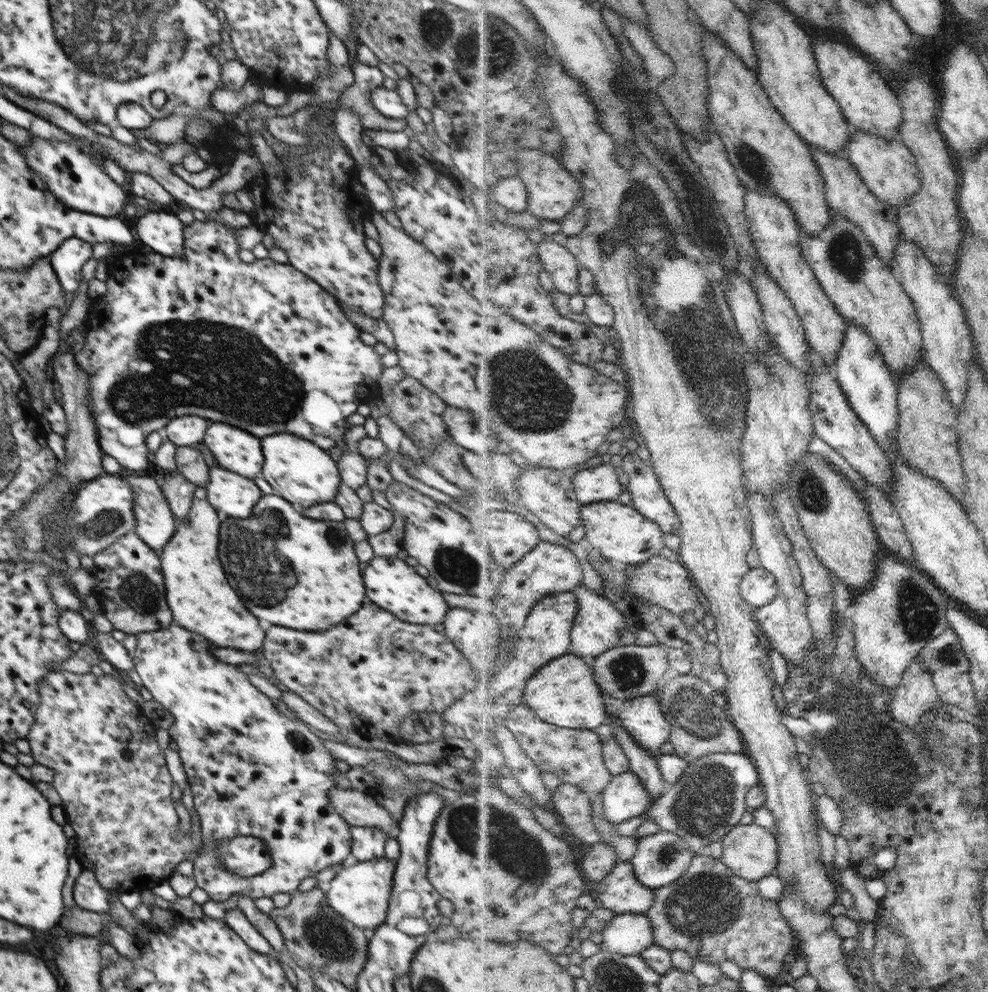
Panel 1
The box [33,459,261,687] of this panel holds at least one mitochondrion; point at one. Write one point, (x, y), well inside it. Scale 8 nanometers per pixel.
(139, 592)

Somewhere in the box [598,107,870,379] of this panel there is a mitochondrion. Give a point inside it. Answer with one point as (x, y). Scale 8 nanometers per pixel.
(845, 254)

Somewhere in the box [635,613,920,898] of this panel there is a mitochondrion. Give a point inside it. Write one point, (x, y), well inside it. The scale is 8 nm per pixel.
(846, 713)

